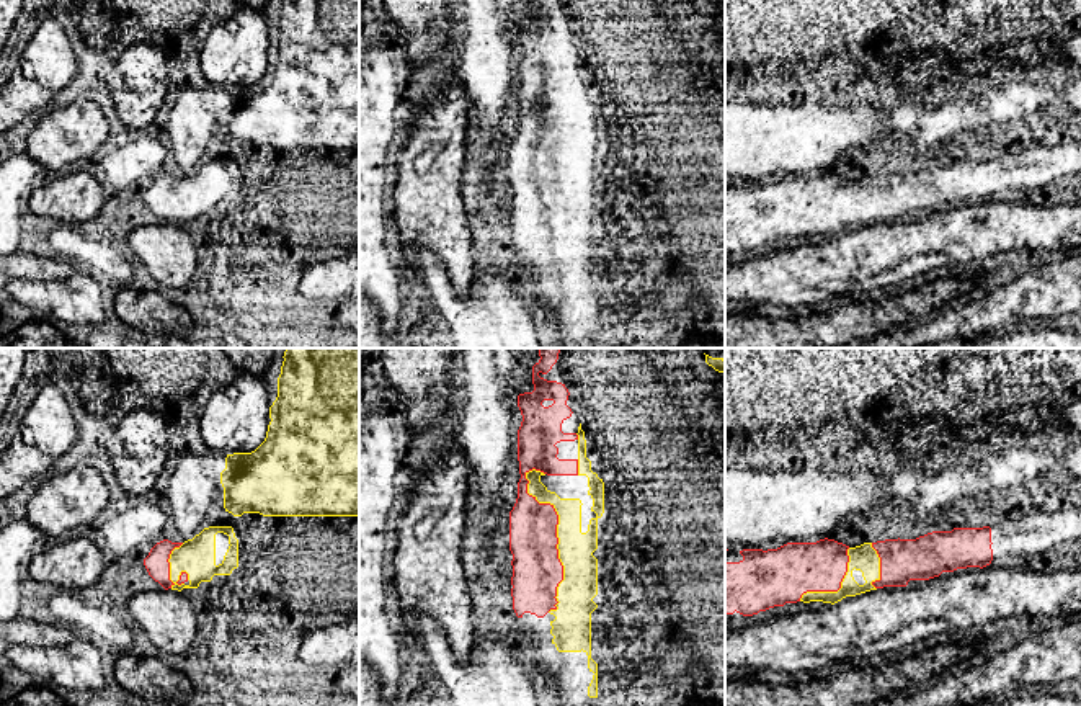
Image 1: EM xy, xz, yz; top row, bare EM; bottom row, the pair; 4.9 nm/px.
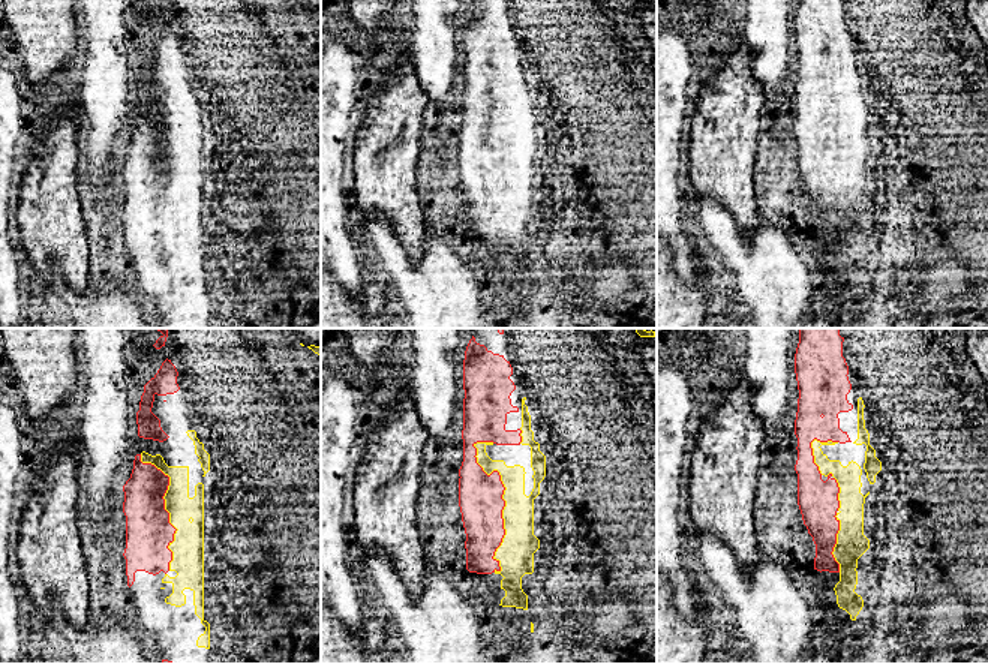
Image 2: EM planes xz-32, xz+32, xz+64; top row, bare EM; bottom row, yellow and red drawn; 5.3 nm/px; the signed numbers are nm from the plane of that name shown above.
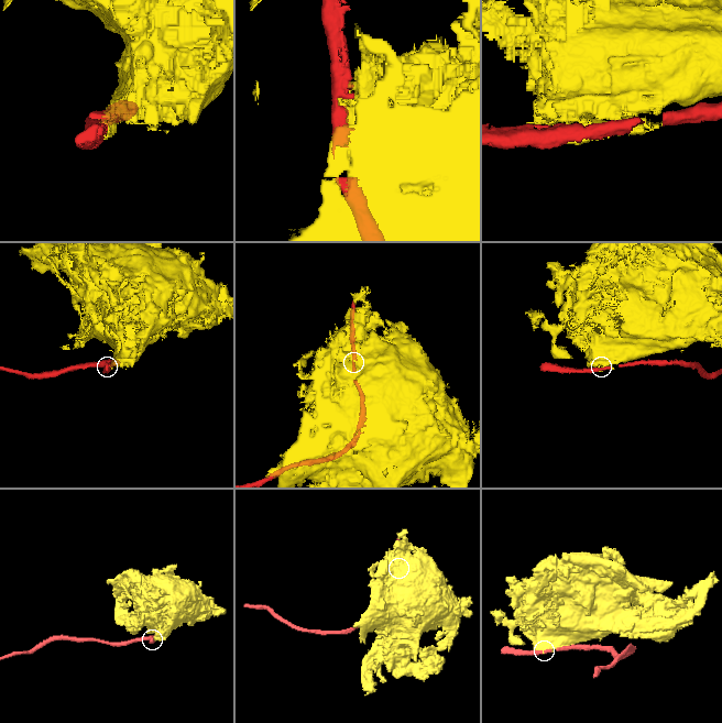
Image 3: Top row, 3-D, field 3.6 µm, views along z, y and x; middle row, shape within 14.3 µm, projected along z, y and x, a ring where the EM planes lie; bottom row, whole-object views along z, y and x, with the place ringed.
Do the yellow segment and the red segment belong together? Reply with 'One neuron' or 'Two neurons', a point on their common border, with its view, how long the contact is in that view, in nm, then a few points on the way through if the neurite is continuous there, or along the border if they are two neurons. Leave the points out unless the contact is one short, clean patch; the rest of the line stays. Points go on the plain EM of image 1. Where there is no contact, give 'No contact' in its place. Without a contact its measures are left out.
Two neurons. Touches yellow at xz (557, 170). Shared border 700 nm

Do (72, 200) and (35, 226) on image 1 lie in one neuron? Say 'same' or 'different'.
different

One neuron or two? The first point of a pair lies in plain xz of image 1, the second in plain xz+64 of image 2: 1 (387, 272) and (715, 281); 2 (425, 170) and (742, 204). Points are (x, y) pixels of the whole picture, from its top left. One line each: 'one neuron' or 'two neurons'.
1: one neuron
2: one neuron

